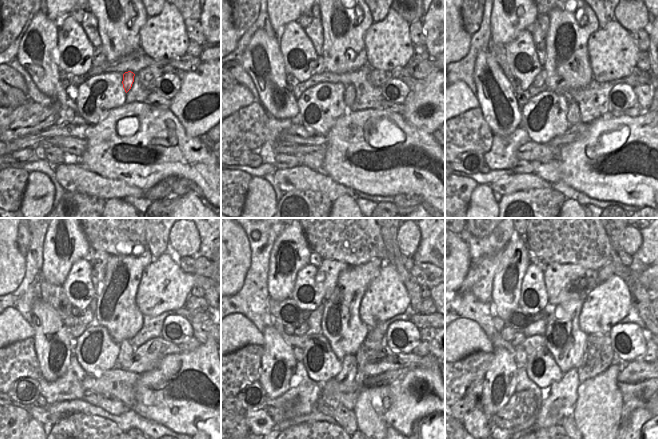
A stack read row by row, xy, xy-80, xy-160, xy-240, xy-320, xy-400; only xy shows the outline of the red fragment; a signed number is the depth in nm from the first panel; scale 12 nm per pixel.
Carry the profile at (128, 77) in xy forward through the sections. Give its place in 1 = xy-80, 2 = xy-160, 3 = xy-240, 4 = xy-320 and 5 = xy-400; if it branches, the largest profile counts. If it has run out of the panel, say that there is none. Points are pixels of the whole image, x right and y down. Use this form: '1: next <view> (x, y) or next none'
1: next xy-80 (349, 95)
2: next xy-160 (573, 116)
3: next xy-240 (126, 355)
4: next xy-320 (345, 379)
5: next xy-400 (560, 402)

